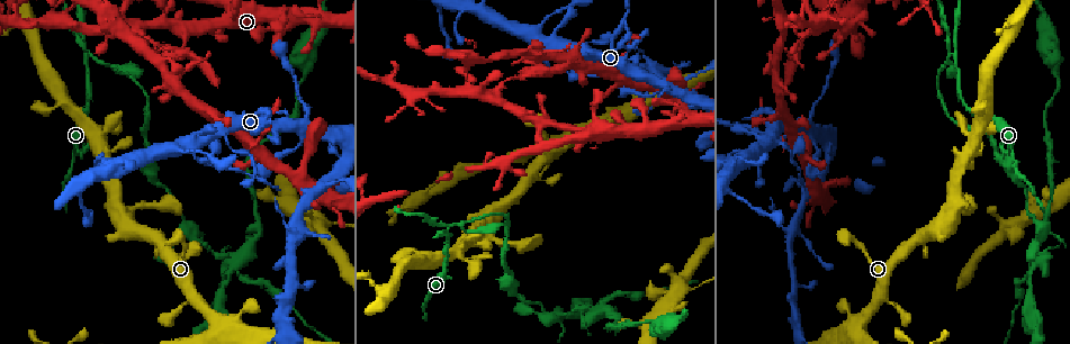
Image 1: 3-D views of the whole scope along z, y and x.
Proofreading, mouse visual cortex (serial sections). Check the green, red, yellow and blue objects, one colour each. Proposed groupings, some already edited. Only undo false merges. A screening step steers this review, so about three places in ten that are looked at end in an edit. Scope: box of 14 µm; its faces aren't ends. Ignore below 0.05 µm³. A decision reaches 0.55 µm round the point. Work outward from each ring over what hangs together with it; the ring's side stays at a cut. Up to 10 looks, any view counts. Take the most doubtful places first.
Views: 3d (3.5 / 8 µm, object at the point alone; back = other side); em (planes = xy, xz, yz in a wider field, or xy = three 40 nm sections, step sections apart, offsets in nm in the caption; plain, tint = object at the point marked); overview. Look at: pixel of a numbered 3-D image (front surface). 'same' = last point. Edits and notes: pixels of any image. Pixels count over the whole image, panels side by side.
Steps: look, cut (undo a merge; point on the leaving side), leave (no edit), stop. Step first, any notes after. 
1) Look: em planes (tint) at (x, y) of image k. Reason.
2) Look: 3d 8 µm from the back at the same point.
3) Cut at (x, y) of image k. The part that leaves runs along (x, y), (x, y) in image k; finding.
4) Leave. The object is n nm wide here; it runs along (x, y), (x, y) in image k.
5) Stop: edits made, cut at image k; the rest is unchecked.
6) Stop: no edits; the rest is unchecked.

Look: 3d 8 µm at (86, 53) of image 1. Abrupt turn.

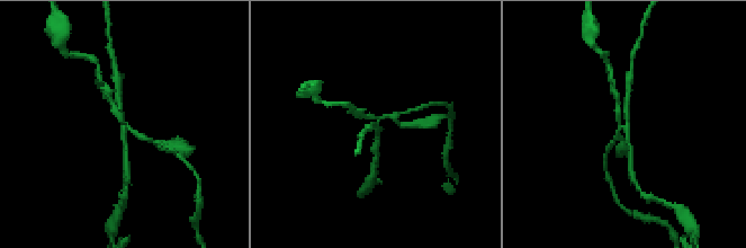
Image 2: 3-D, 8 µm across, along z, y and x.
Look: em planes (tint) at (626, 128) of image 2. 4 arms meet here; the arms are 150, 150, 200, 200 nm wide; shape alone is not enough.

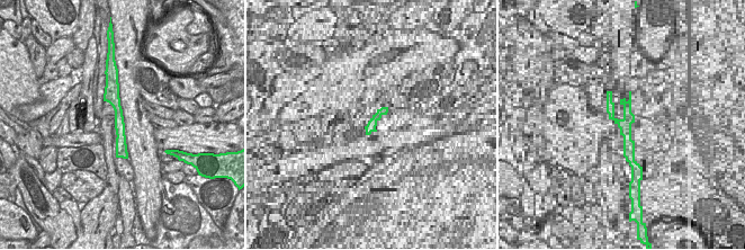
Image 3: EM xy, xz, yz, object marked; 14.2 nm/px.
Cut at (114, 108) of image 2. The part that leaves runs along (128, 129), (152, 142), (165, 145) in image 2; a second cell is stuck on.

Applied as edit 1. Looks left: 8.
Look: overview.

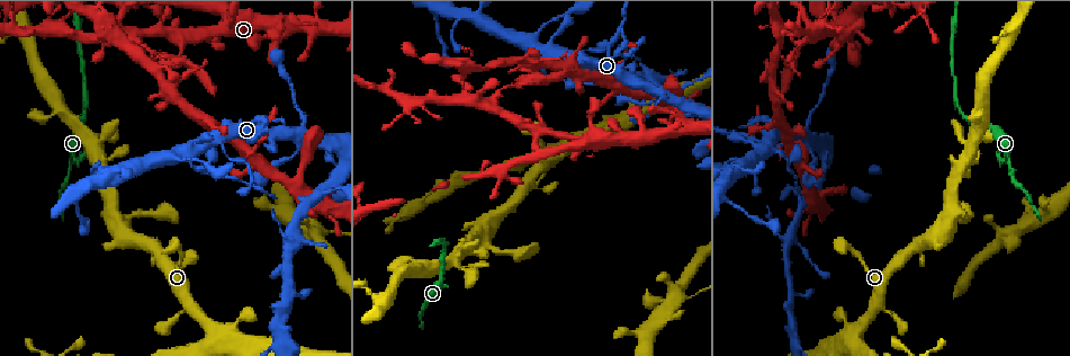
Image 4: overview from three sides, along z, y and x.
Look: 3d 3.5 µm from the back at (778, 31) of image 4. Two arms in line, one across.

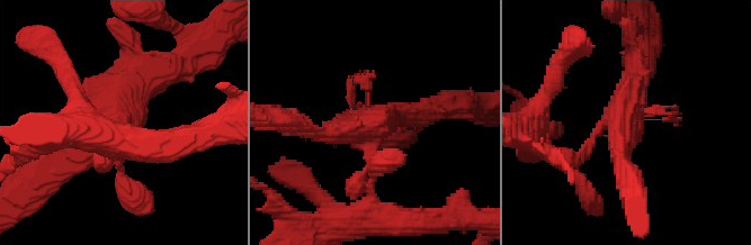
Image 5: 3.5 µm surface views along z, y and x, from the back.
Look: em xy step 5 (tint) at (362, 134) of image 5.

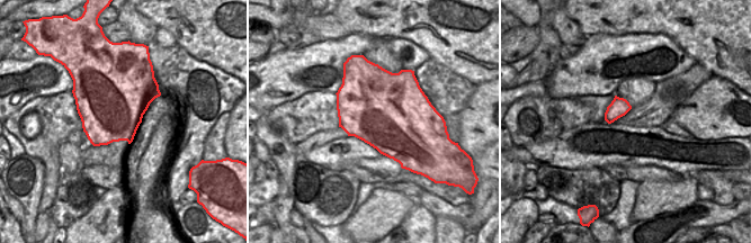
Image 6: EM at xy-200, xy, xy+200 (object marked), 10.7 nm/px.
Leave. It runs along (364, 187), (370, 152), (360, 134), (302, 126) in image 5; continuous, no second cell.

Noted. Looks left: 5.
Look: 3d 3.5 µm at (50, 32) of image 4.

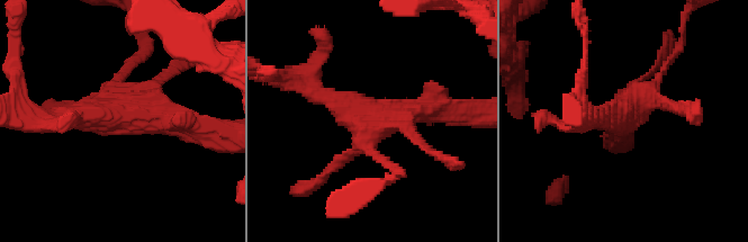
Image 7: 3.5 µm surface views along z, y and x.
Look: em xy step 5 (tint) at (620, 115) of image 7.

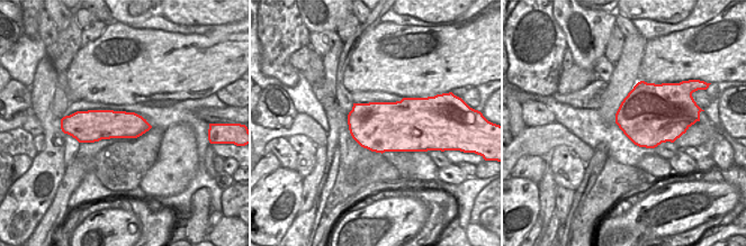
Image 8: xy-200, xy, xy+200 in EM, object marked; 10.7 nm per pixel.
Leave. It runs along (450, 113), (357, 115), (305, 87) in image 7; all the same cell.

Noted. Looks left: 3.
Look: 3d 3.5 µm from the back at (222, 141) of image 4. Thin neck.

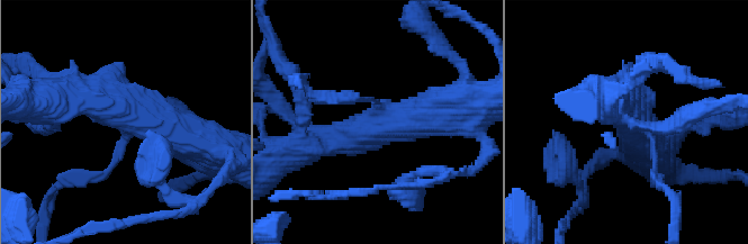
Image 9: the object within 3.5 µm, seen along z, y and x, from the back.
Look: em xy step 5 (tint) at (381, 109) of image 9.

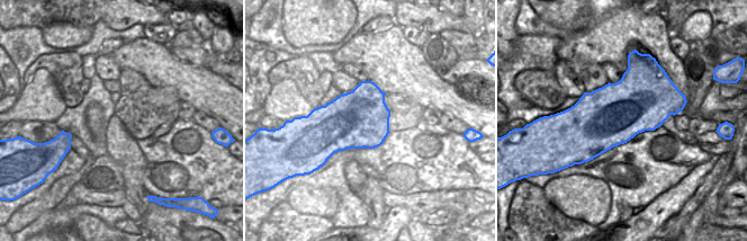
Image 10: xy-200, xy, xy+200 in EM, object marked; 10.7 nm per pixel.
Leave. The object is 600 nm wide here; it runs along (77, 97), (125, 107), (208, 145) in image 9; all the same cell.

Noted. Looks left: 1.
Stop: edits made, cut at image 2; the rest is unchecked.

